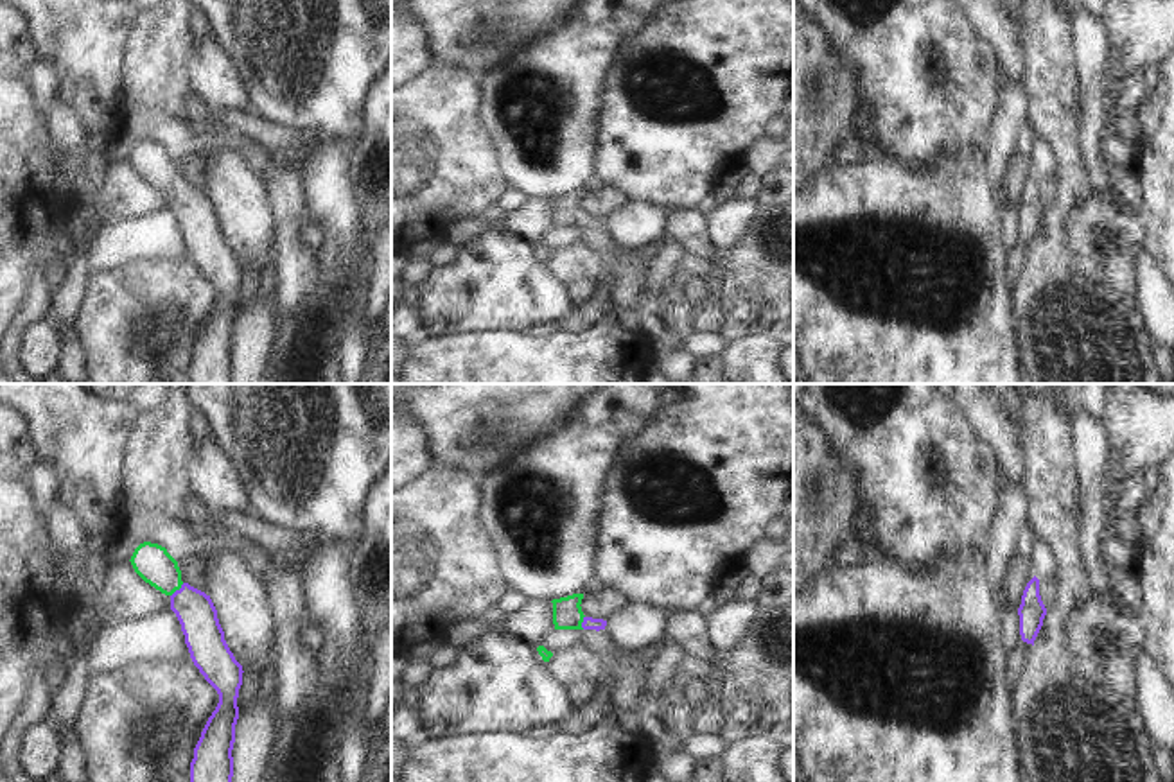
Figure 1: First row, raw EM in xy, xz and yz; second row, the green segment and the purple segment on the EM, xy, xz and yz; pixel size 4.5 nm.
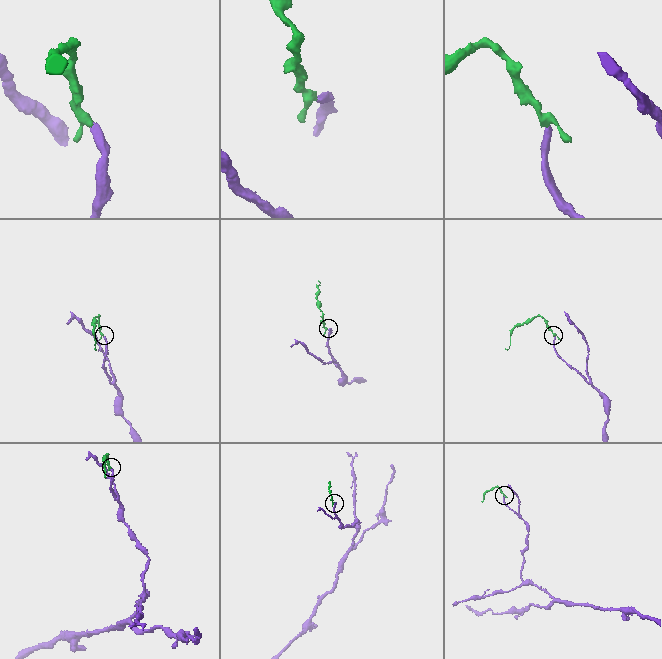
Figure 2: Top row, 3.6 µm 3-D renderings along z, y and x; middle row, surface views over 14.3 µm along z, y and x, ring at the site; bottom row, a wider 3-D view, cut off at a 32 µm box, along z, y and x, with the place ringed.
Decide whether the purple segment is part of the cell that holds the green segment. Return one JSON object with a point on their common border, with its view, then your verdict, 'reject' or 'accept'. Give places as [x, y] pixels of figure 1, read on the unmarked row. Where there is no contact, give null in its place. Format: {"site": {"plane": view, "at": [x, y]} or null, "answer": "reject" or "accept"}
{"site": {"plane": "xy", "at": [176, 187]}, "answer": "accept"}

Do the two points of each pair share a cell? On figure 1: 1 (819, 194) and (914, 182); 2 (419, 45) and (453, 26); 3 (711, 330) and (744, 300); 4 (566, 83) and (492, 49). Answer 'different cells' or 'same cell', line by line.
1: same cell
2: different cells
3: different cells
4: different cells

